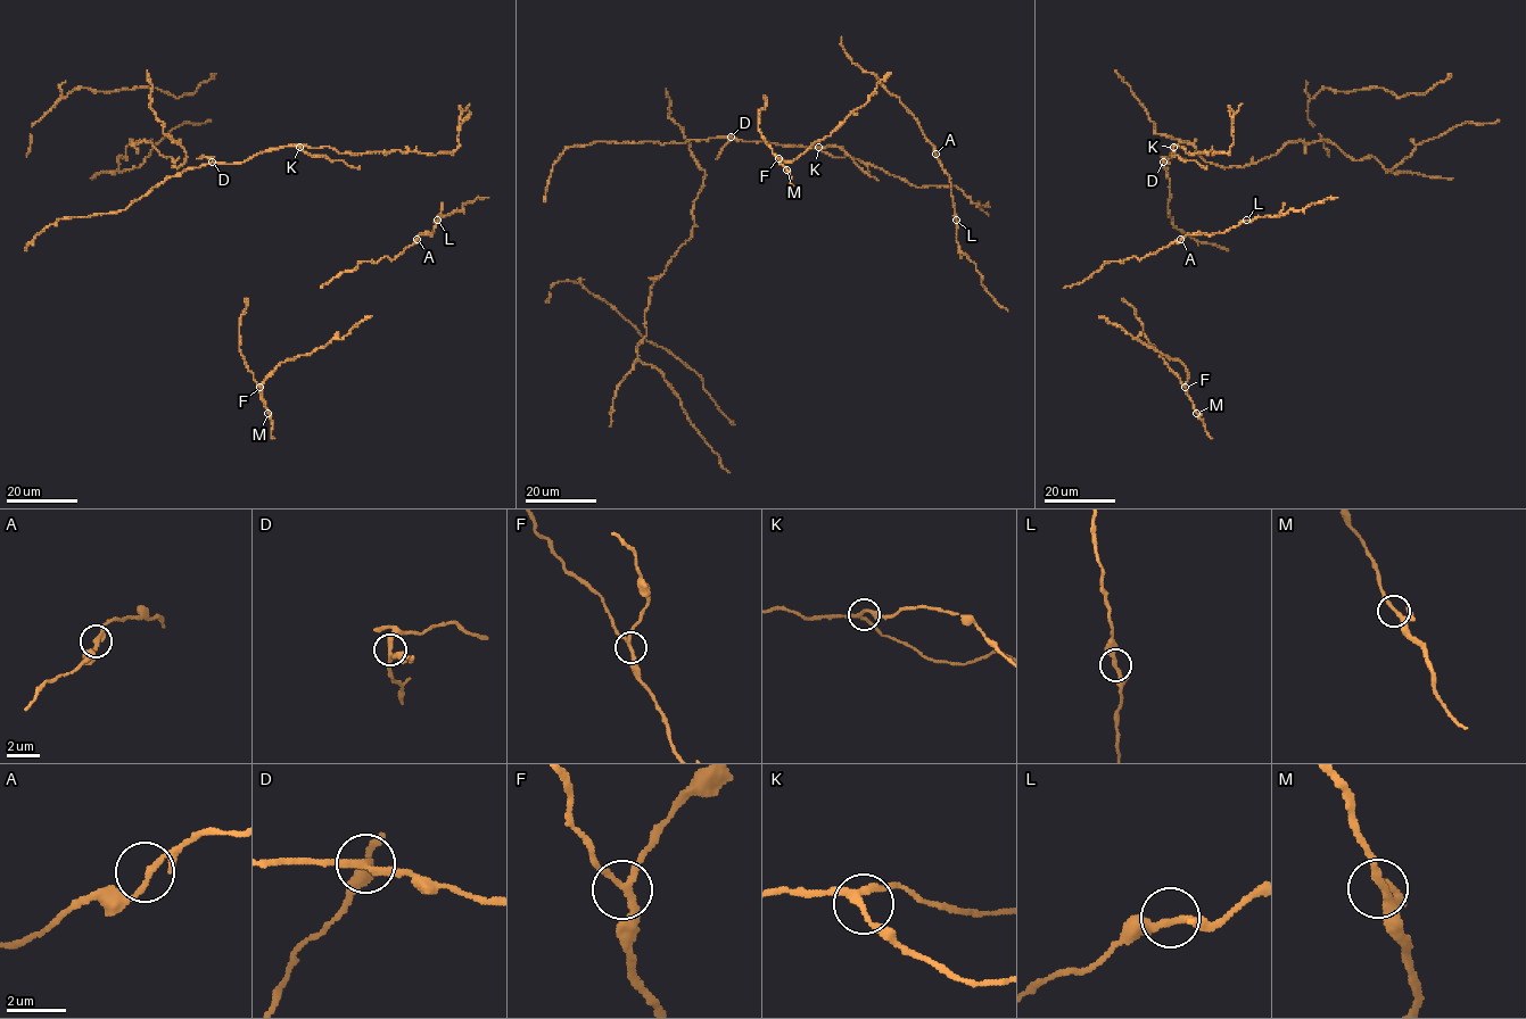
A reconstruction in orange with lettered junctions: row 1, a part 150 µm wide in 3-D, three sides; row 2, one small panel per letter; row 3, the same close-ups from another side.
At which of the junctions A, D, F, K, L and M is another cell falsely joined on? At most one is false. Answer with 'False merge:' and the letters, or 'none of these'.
False merge: D

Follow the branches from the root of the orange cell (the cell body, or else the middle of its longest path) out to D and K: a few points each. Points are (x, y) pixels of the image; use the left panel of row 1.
D: (282, 147), (269, 148), (242, 163), (212, 162)
K: (282, 147), (299, 147)

